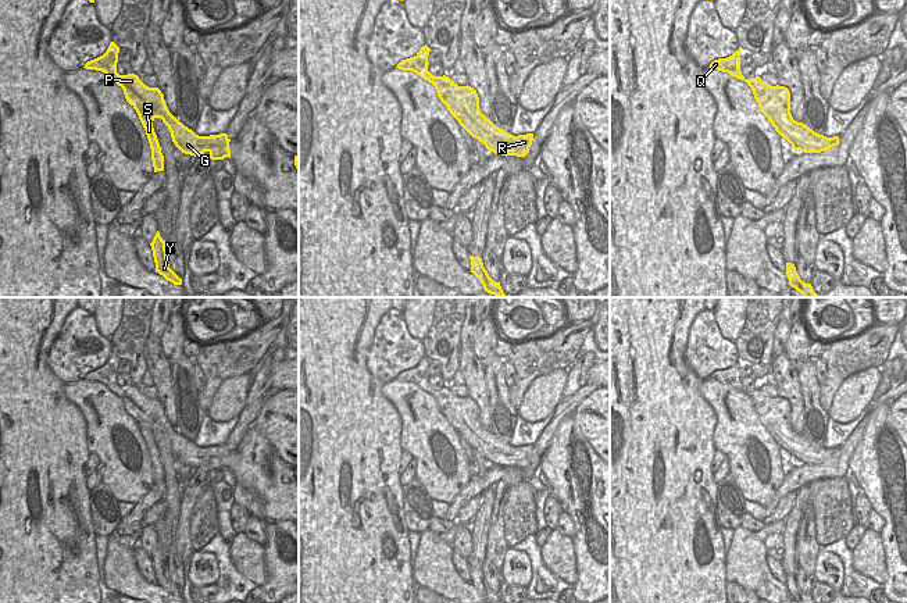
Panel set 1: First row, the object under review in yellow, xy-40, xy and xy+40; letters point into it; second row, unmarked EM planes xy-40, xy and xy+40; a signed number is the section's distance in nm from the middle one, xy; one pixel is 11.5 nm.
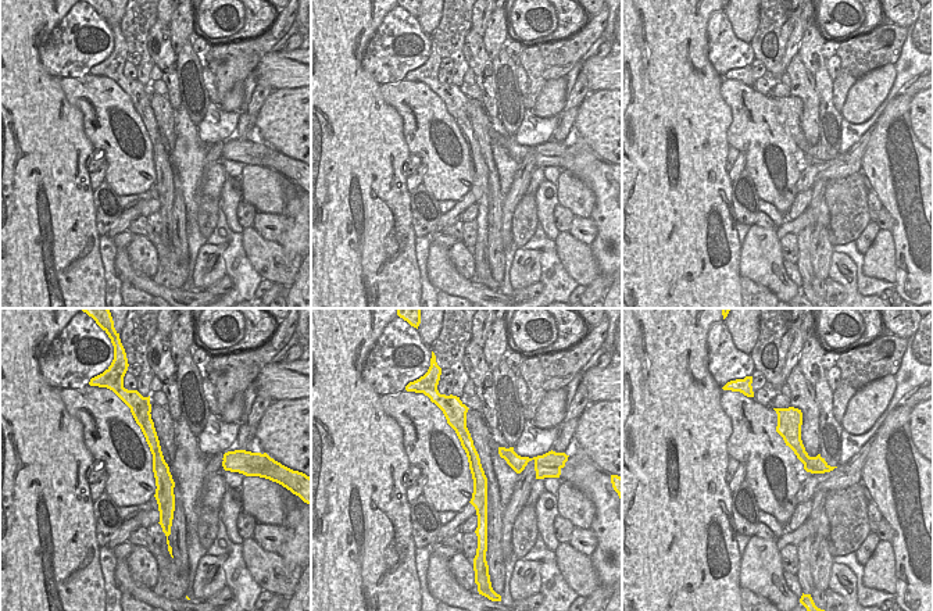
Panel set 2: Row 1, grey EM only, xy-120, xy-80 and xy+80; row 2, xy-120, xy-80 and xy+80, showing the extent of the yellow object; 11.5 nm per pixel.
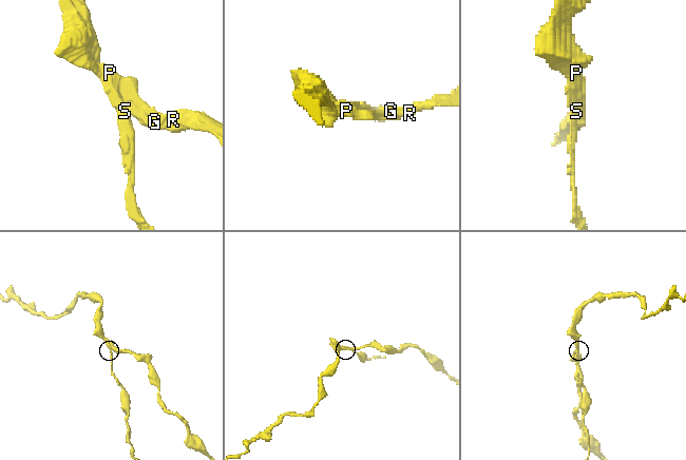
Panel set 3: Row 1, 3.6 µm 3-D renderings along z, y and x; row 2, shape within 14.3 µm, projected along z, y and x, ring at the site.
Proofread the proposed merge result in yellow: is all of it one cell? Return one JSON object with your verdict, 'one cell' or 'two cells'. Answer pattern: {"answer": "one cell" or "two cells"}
{"answer": "two cells"}

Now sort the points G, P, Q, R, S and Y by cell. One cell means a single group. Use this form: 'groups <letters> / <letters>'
groups G P Q R / S Y

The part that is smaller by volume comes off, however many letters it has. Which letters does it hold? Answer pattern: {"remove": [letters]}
{"remove": ["S", "Y"]}

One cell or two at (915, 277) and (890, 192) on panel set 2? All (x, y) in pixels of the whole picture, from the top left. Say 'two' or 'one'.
one

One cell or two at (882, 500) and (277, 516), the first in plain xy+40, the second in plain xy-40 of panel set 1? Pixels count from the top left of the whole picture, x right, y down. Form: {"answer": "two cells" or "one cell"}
{"answer": "one cell"}

